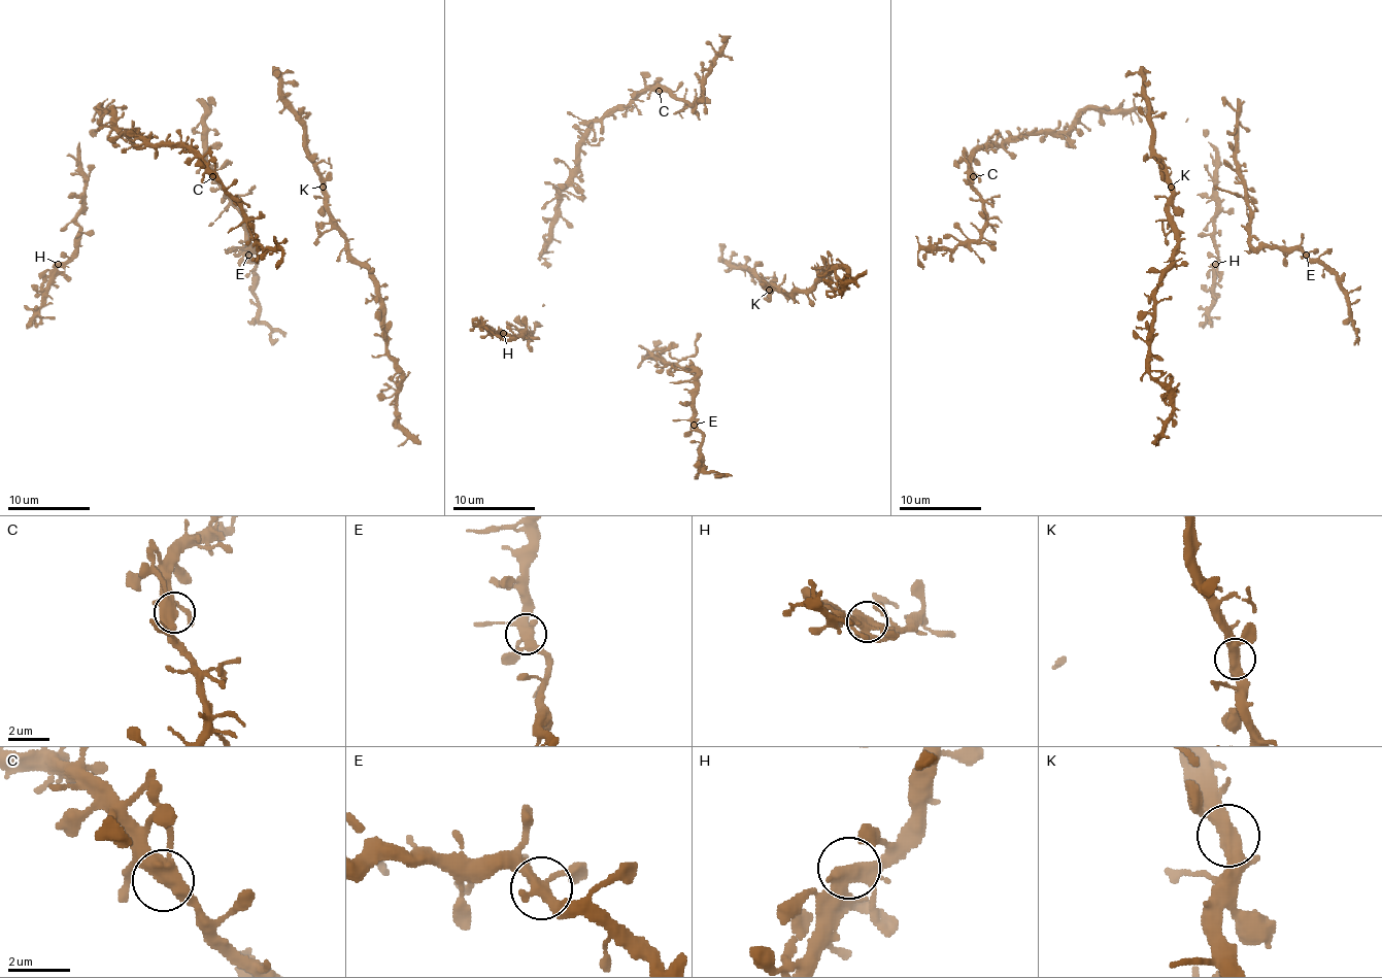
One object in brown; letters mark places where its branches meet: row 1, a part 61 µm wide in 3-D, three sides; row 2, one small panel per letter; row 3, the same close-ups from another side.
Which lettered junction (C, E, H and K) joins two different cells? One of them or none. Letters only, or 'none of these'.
none of these

